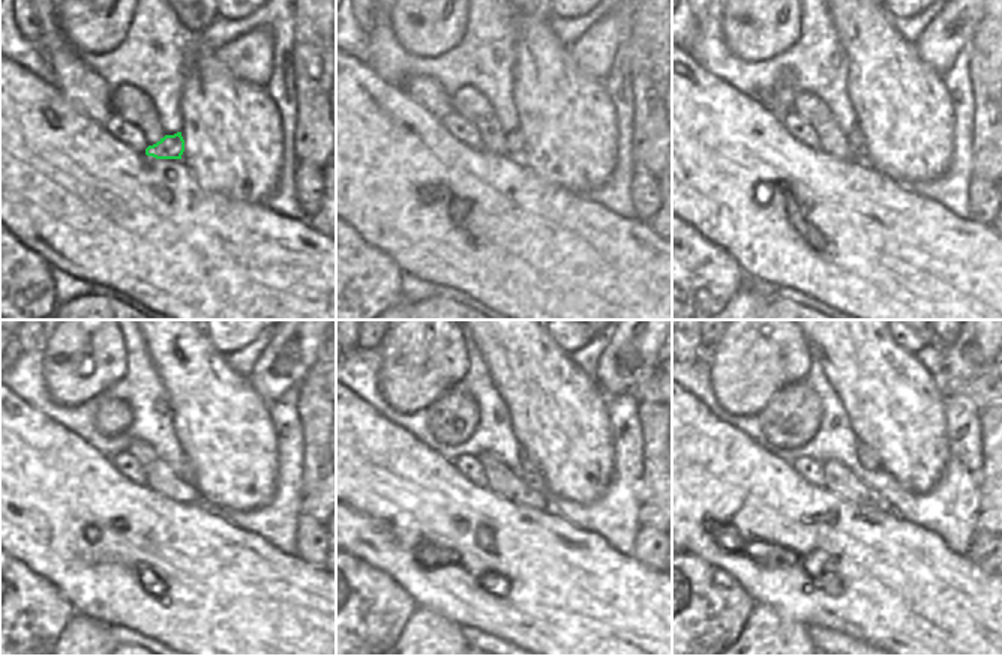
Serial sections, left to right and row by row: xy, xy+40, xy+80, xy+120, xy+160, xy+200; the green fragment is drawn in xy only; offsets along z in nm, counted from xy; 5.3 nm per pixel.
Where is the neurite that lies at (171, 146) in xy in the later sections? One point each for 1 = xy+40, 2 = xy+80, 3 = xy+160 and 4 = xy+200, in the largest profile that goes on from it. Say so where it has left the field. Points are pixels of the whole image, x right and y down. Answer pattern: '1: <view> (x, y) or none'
1: xy+40 (515, 140)
2: xy+80 (855, 138)
3: xy+160 (528, 461)
4: xy+200 (867, 458)

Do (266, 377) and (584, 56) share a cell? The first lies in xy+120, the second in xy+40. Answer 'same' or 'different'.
same

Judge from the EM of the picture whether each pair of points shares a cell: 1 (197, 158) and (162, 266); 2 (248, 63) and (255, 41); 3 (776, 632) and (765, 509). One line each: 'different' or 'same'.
1: different
2: same
3: different

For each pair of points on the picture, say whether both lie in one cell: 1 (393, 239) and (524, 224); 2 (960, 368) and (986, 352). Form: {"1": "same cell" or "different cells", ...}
{"1": "same cell", "2": "same cell"}

